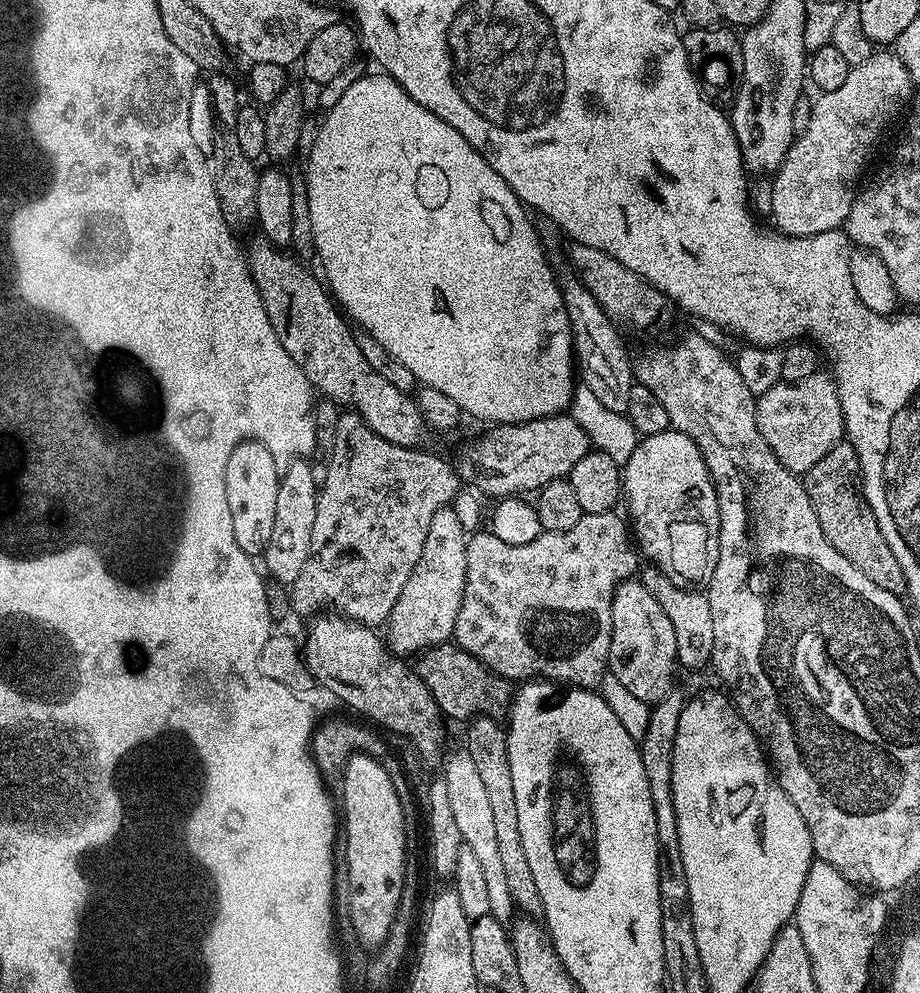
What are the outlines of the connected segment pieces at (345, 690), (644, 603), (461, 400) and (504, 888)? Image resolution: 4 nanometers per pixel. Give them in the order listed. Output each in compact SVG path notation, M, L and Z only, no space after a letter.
M320 614L309 624L312 625L308 637L302 640L302 651L313 681L324 684L326 691L333 692L354 711L369 716L373 725L381 724L400 736L409 736L426 759L439 761L445 721L430 690L415 671L409 665L407 668L403 659L394 658L386 650L385 641L381 637L379 640L371 627L340 614Z
M636 578L621 582L612 599L608 672L618 678L634 698L642 698L642 702L650 706L674 688L672 675L678 672L674 626L670 626L670 618L666 618L666 610L662 610L654 594Z
M367 74L361 77L360 80L350 86L350 90L335 103L333 108L327 109L327 111L323 113L324 121L321 122L320 129L316 132L316 141L312 144L312 153L308 156L306 179L308 183L310 221L313 226L315 255L318 257L318 263L320 262L321 266L324 267L322 276L326 281L327 287L330 289L331 295L334 297L337 305L339 305L353 321L356 319L357 322L361 324L359 327L363 329L363 331L368 332L378 342L382 342L382 346L386 346L388 353L394 358L398 358L398 362L402 362L402 366L408 367L410 374L414 374L416 381L425 388L442 390L442 394L448 395L449 398L454 398L454 402L458 402L461 413L468 415L469 412L476 420L489 420L489 425L492 426L525 424L527 420L540 420L543 416L561 415L561 413L571 405L572 394L577 391L578 388L577 381L574 379L572 327L570 326L570 318L566 314L564 299L560 293L558 276L552 273L552 268L548 265L548 259L550 259L549 253L546 251L544 245L540 243L540 233L536 230L533 217L528 217L528 215L530 215L529 209L520 203L520 199L514 194L514 190L510 190L510 186L506 181L492 169L491 163L485 153L474 150L474 146L470 146L470 142L466 142L466 138L462 138L462 134L458 134L458 130L454 130L454 126L442 122L442 118L438 118L438 114L434 114L426 106L414 102L414 98L410 98L410 94L406 90L402 90L402 86L398 86L398 82L394 82L391 76L387 74L379 75L380 76L373 76L373 74Z
M460 746L449 755L447 753L443 764L442 779L449 795L449 805L457 822L458 832L462 834L465 847L476 855L489 891L490 910L488 913L498 921L509 923L515 915L516 907L513 896L510 894L510 886L507 885L502 857L499 856L498 842L495 839L495 821L487 798L486 786L483 785L483 781L480 781L474 758L470 757L467 747Z

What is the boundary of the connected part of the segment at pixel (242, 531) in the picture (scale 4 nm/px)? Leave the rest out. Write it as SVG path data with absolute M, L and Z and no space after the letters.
M243 440L230 454L226 461L226 503L230 506L230 522L234 530L234 539L238 546L248 556L256 558L263 553L265 546L270 542L270 533L274 530L274 509L278 498L281 469L276 468L278 458L262 442L257 440Z

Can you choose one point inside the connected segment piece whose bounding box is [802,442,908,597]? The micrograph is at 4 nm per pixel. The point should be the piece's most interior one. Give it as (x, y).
(834, 487)

